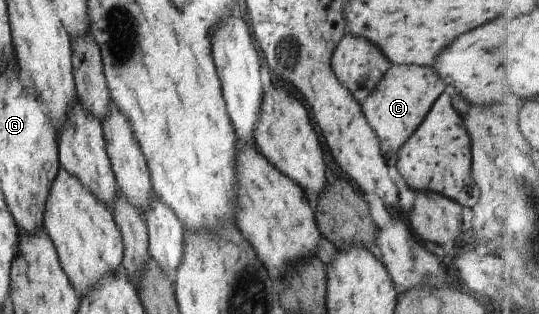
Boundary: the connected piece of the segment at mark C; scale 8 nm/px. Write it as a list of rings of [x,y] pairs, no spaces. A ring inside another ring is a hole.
[[[394,64],[386,71],[376,90],[361,103],[368,124],[378,134],[380,150],[388,165],[397,164],[398,150],[420,126],[434,102],[438,100],[438,96],[446,92],[444,88],[447,88],[444,80],[428,66]]]

